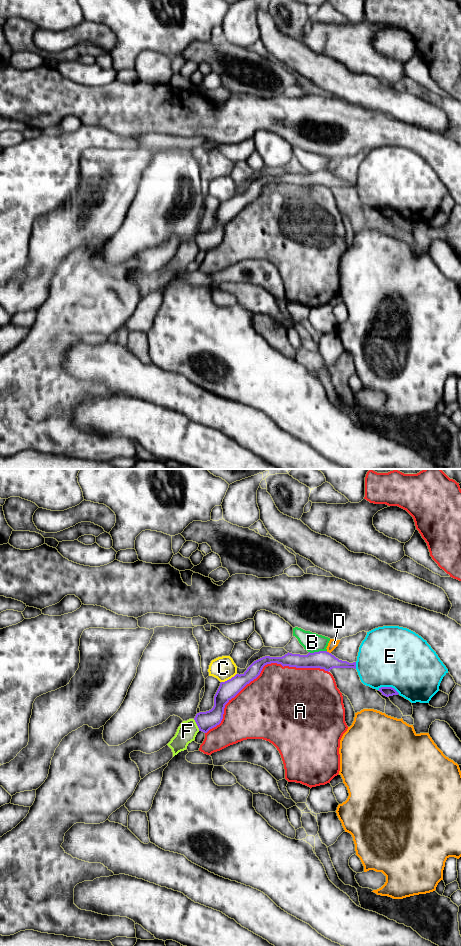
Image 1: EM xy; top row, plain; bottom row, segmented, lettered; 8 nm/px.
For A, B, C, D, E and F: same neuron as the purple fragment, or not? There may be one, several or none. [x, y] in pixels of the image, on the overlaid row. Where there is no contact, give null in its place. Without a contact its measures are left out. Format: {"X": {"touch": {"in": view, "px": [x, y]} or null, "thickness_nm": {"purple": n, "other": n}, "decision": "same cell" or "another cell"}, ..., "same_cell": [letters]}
{"A": {"touch": {"in": "xy", "px": [261, 670]}, "thickness_nm": {"purple": 130, "other": 460}, "decision": "another cell"}, "B": {"touch": {"in": "xy", "px": [317, 652]}, "thickness_nm": {"purple": 140, "other": 160}, "decision": "another cell"}, "C": {"touch": {"in": "xy", "px": [229, 679]}, "thickness_nm": {"purple": 150, "other": 190}, "decision": "another cell"}, "D": {"touch": {"in": "xy", "px": [328, 652]}, "thickness_nm": {"purple": 140, "other": 80}, "decision": "another cell"}, "E": {"touch": {"in": "xy", "px": [389, 687]}, "thickness_nm": {"purple": 80, "other": 500}, "decision": "another cell"}, "F": {"touch": {"in": "xy", "px": [197, 725]}, "thickness_nm": {"purple": 150, "other": 160}, "decision": "another cell"}, "same_cell": []}

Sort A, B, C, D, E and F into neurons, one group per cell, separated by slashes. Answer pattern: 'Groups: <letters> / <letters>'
Groups: A / B / C / D / E / F

